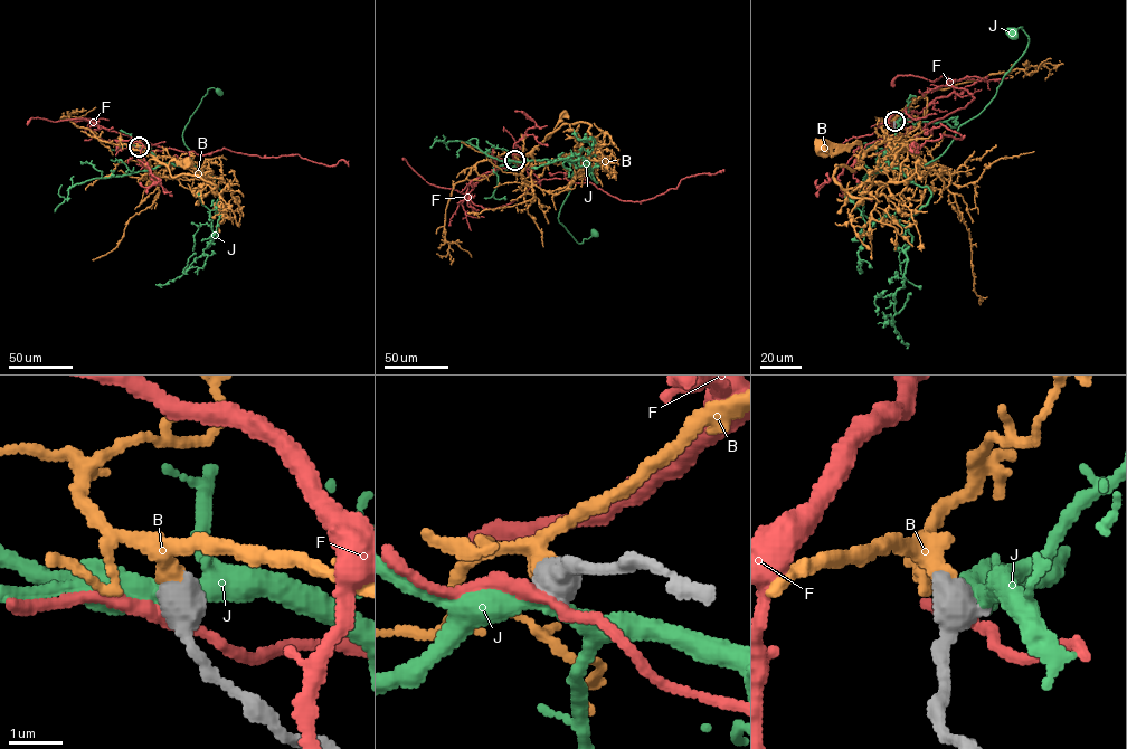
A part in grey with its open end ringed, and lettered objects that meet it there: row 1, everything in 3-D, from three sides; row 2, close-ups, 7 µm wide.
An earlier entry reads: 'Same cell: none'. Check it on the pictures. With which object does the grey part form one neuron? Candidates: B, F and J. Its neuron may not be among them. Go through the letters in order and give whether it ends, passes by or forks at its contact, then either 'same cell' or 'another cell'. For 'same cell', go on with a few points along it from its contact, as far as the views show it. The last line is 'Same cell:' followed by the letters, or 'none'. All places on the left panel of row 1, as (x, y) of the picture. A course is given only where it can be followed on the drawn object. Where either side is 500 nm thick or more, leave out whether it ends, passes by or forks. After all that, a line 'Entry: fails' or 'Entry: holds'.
B: same cell; it runs (139, 147), (167, 164), (170, 161), (188, 161)
F: another cell
J: another cell
Same cell: B
Entry: fails

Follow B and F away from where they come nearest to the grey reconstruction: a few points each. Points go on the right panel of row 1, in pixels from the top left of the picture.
B: (895, 122), (888, 122), (886, 140), (865, 151), (856, 144), (821, 145)
F: (895, 123), (962, 136), (912, 153)

